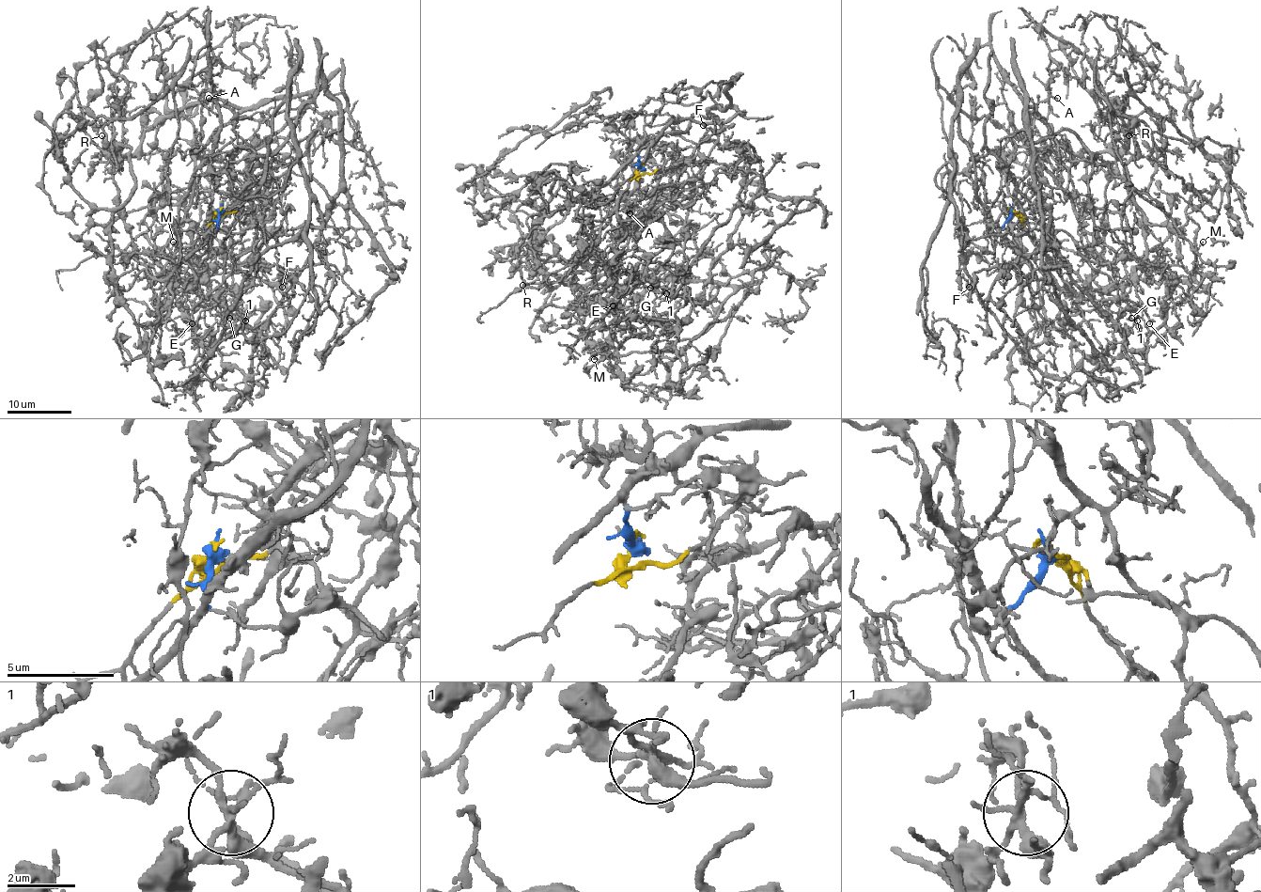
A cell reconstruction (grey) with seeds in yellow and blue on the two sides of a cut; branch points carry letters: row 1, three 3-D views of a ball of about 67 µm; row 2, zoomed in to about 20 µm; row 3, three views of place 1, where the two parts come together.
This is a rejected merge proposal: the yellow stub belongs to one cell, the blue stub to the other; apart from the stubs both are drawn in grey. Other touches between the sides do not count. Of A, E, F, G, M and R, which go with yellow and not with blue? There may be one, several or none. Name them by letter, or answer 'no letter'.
E, M

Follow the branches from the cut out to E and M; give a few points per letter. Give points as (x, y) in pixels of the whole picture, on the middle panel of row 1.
E: (640, 169), (660, 168), (635, 243), (645, 255), (644, 273), (613, 305)
M: (640, 169), (660, 168), (658, 192), (629, 232), (616, 282), (623, 317), (594, 358)

